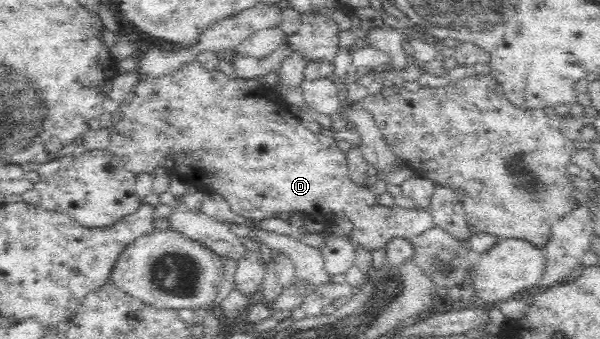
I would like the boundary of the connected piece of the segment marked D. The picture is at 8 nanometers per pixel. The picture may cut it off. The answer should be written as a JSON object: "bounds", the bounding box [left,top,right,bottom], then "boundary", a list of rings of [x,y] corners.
{"bounds":[107,61,435,249],"boundary":[[[198,61],[192,62],[190,65],[184,66],[178,72],[166,76],[160,80],[141,80],[135,84],[133,89],[125,96],[121,102],[121,107],[116,114],[115,126],[109,129],[107,154],[117,167],[122,167],[127,171],[133,172],[135,175],[142,173],[154,174],[157,168],[162,170],[172,170],[176,172],[177,178],[182,183],[190,186],[190,189],[196,190],[202,194],[214,194],[220,196],[226,203],[229,204],[232,212],[243,216],[253,221],[261,221],[266,218],[278,217],[282,212],[290,212],[303,210],[308,214],[313,214],[312,217],[324,219],[327,215],[332,214],[333,220],[337,221],[337,225],[341,228],[343,218],[348,218],[350,226],[349,230],[352,244],[358,248],[380,249],[388,244],[390,238],[394,236],[418,236],[430,228],[434,228],[435,224],[430,209],[427,208],[403,208],[397,205],[392,207],[382,206],[377,203],[377,198],[366,189],[359,189],[359,187],[350,179],[348,175],[348,159],[344,152],[340,151],[336,140],[330,140],[328,136],[322,134],[314,134],[310,132],[308,126],[305,126],[296,111],[289,105],[283,102],[276,87],[267,87],[262,84],[262,77],[255,77],[254,79],[244,79],[242,77],[232,78],[228,74],[224,74],[219,69],[206,70]]]}

